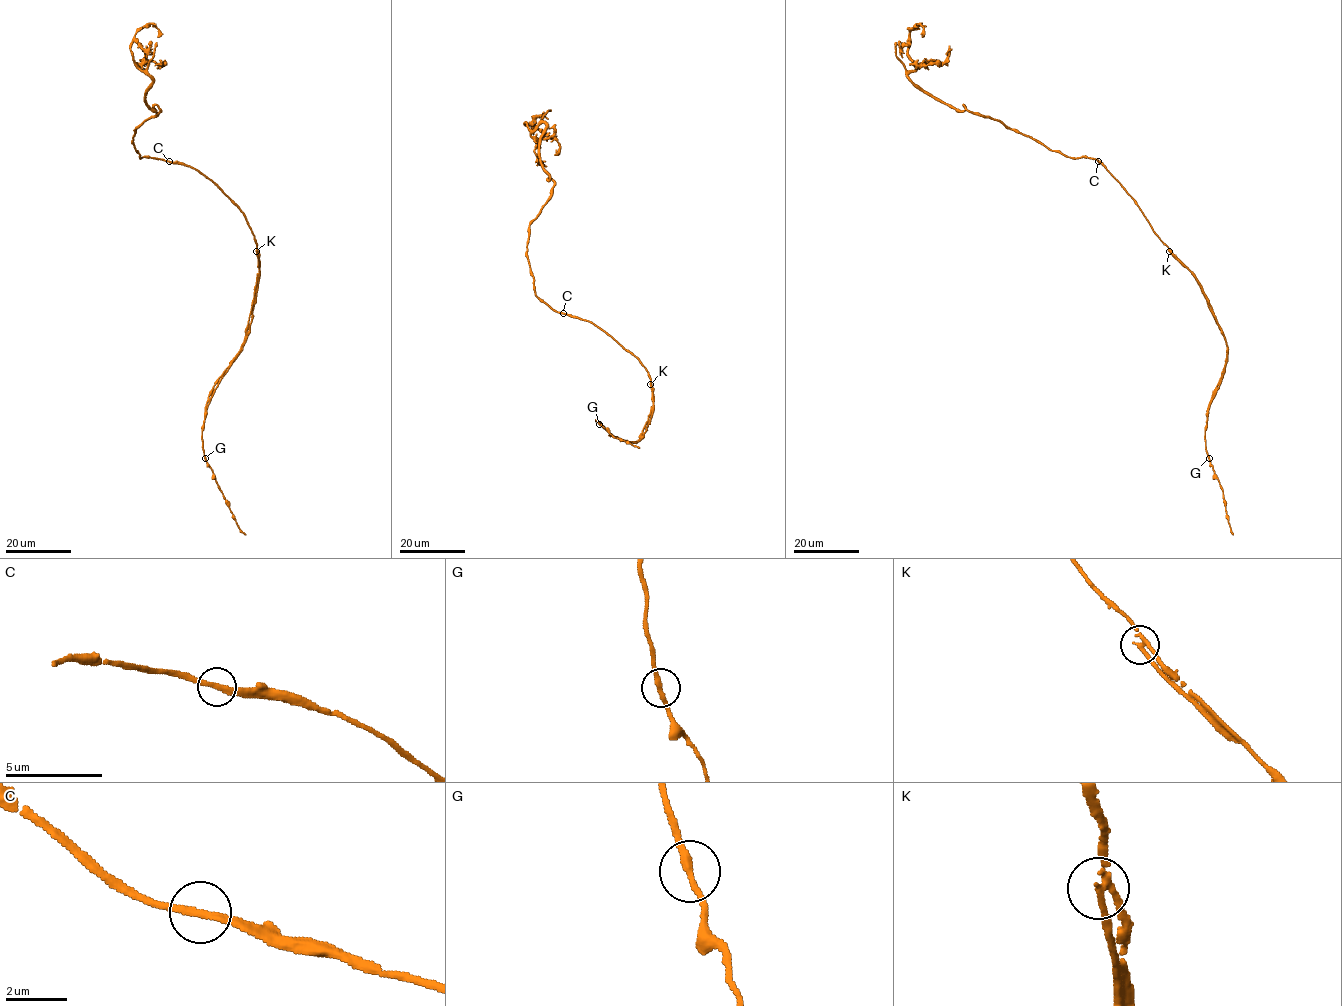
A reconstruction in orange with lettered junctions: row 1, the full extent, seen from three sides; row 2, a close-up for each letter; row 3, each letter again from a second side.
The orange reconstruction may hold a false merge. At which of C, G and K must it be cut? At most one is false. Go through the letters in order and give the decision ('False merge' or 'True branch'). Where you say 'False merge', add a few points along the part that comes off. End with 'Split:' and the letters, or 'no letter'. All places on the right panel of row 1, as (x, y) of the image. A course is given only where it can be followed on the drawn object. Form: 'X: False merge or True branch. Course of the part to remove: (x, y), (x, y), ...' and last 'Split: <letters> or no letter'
C: True branch
G: True branch
K: False merge. Course of the part to remove: (1169, 250), (1195, 279), (1226, 342), (1227, 356), (1221, 378), (1207, 411)
Split: K

